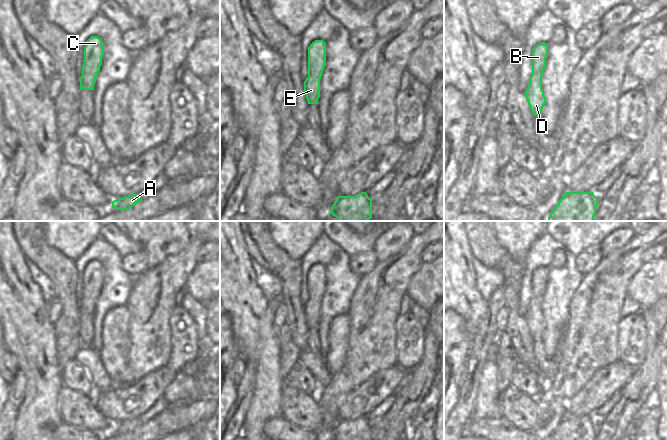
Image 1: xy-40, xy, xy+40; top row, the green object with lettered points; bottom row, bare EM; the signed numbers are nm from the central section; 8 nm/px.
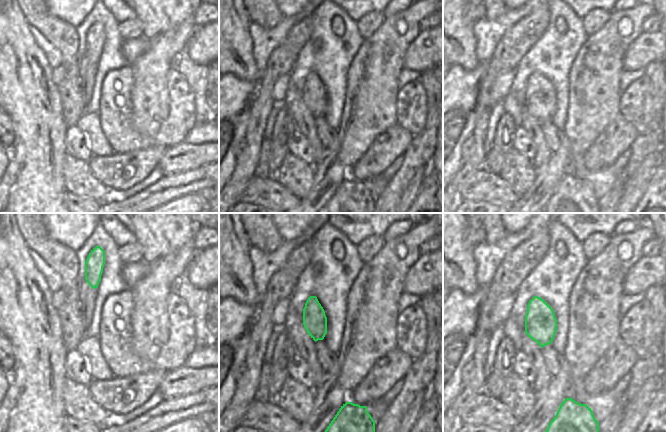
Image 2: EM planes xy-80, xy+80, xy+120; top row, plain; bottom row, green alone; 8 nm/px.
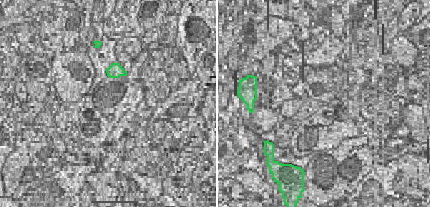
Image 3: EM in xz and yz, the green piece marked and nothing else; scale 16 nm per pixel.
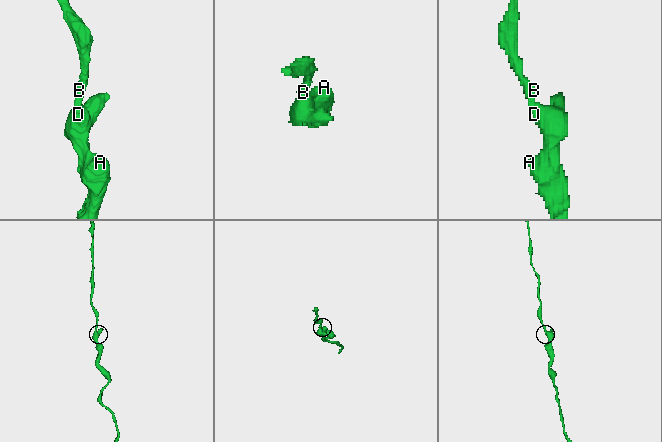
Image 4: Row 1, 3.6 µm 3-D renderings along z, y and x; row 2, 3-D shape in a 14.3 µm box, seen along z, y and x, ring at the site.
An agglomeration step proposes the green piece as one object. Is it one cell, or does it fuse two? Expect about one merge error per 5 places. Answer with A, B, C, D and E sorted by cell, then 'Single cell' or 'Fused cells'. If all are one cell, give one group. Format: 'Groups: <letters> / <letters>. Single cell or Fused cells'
Groups: A B C D E. Single cell

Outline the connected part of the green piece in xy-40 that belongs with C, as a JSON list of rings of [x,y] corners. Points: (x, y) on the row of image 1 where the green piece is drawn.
[[[91,36],[84,47],[84,63],[80,77],[80,90],[94,90],[96,77],[102,65],[104,43],[101,38]]]

